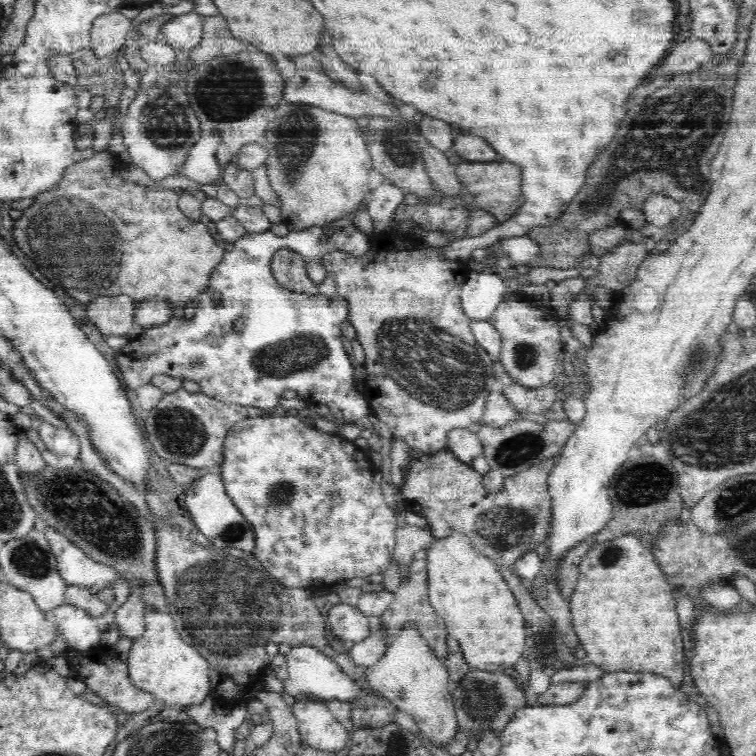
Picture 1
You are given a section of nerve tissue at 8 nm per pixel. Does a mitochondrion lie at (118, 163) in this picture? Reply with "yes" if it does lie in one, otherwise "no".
no

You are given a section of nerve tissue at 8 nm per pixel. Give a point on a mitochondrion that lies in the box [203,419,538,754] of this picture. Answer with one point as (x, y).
(490, 706)

